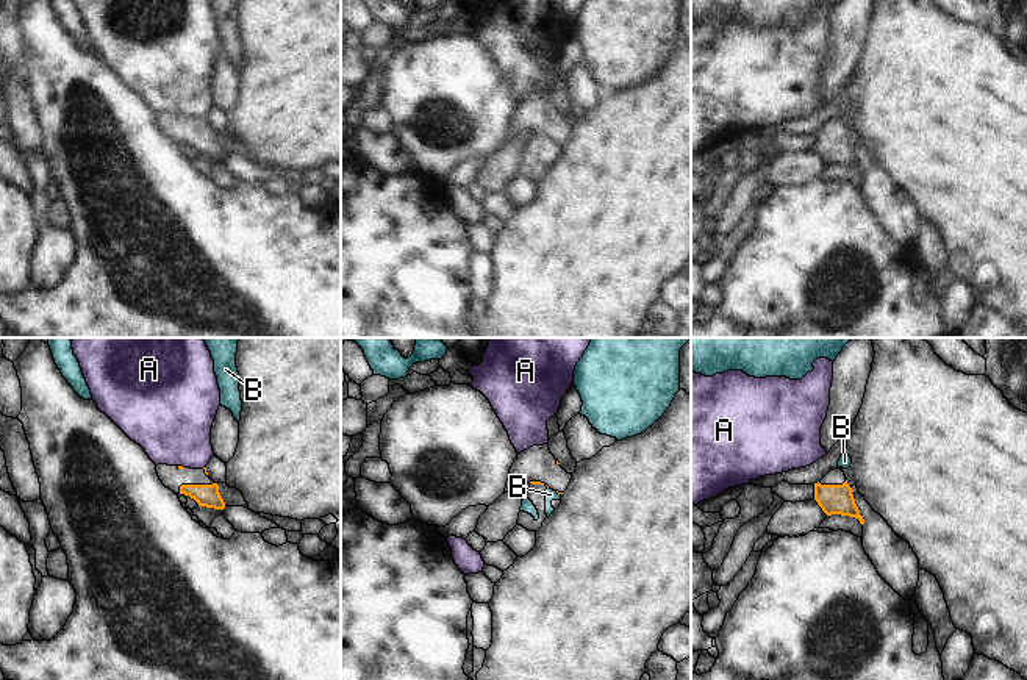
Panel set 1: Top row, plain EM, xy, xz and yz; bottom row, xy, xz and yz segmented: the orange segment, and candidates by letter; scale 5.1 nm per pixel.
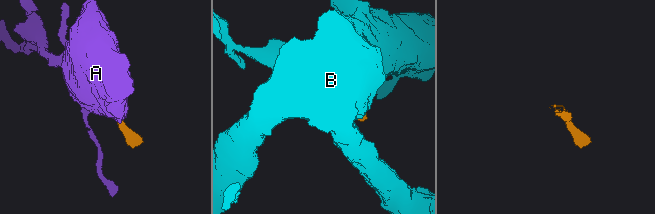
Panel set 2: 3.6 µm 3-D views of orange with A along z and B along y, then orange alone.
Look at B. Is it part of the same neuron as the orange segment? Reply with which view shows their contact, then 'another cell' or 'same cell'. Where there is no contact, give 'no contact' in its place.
contact in xz; another cell

